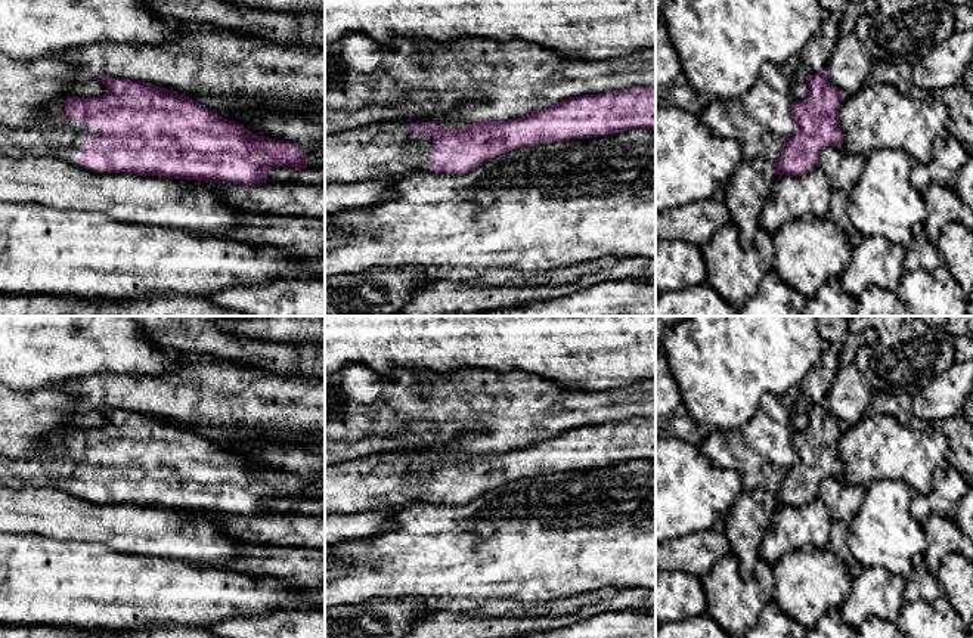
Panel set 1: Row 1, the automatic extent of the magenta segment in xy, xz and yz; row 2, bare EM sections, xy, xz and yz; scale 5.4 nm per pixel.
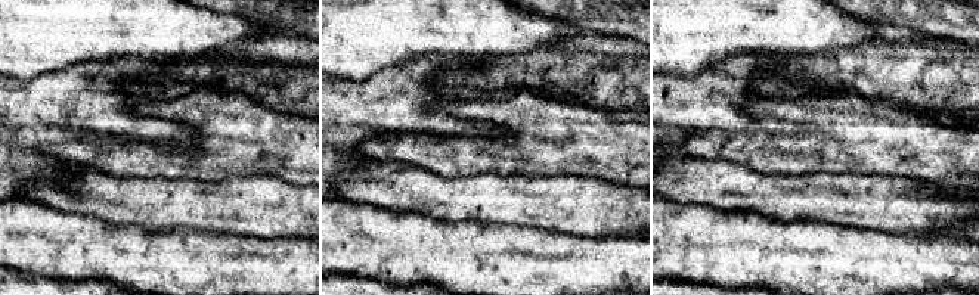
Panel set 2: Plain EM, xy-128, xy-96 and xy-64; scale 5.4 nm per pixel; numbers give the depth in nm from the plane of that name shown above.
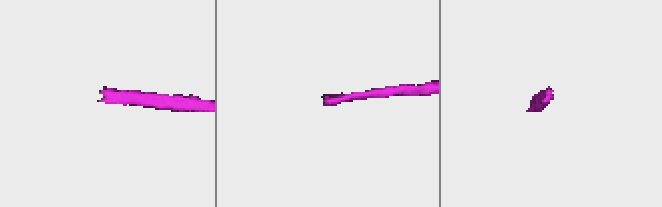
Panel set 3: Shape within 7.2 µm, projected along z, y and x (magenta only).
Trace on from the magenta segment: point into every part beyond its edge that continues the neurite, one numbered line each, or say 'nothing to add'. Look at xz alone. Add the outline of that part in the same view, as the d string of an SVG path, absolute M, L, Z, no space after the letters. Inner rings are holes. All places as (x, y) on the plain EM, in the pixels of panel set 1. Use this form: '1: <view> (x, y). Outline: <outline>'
1: xz (390, 479). Outline: M405 452L368 455L325 465L325 512L360 512L402 507L410 501L431 502L433 468L415 465Z

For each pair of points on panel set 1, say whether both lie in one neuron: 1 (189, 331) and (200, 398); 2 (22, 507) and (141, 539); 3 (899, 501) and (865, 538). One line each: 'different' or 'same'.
1: different
2: same
3: same

